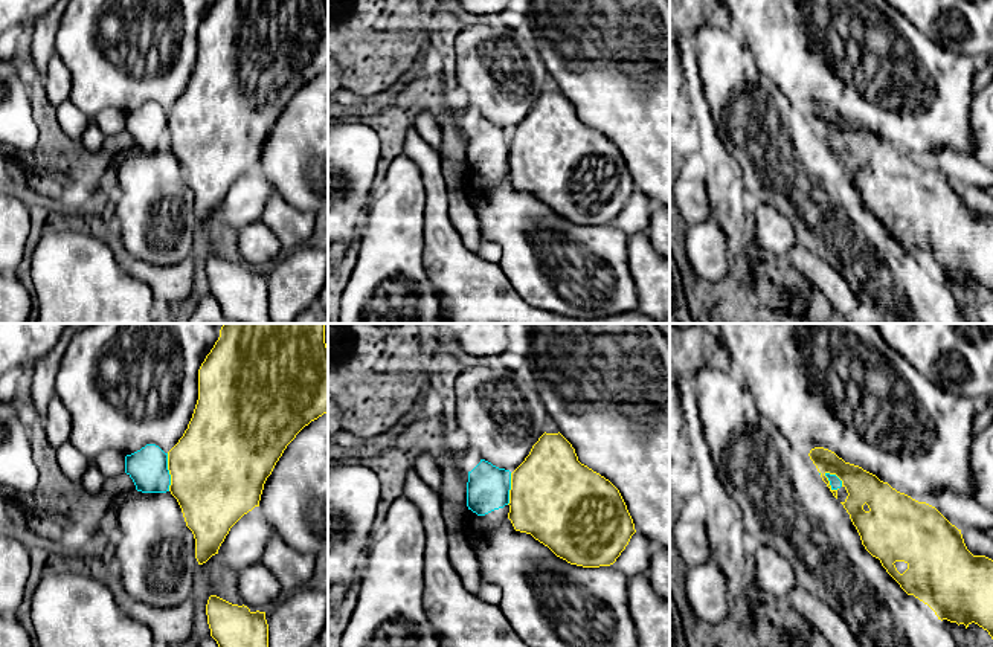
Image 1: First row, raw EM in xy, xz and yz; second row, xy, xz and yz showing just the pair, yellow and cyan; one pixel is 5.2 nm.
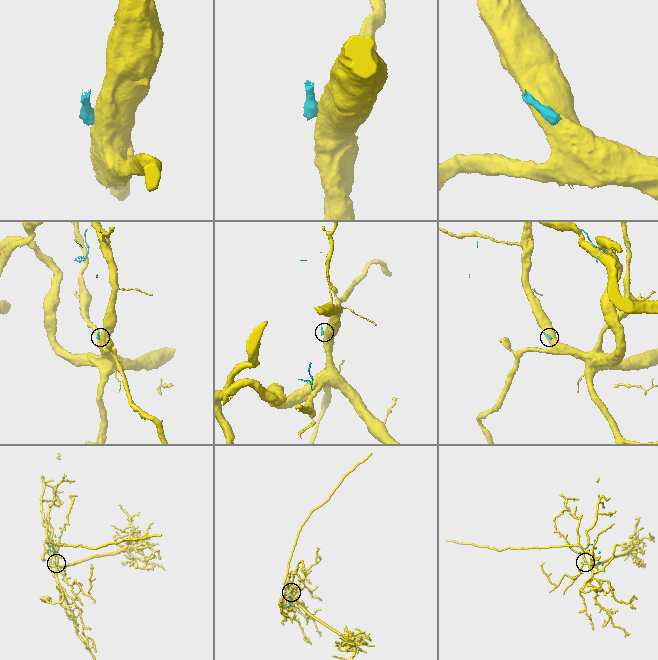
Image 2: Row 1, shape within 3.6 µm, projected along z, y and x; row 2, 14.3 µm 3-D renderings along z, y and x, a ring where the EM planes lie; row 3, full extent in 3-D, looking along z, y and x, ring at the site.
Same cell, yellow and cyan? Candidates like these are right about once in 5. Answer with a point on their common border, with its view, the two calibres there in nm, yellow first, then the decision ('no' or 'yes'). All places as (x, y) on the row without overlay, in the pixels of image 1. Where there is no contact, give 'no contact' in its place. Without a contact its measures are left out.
yz (835, 131) | 170/60 nm | no

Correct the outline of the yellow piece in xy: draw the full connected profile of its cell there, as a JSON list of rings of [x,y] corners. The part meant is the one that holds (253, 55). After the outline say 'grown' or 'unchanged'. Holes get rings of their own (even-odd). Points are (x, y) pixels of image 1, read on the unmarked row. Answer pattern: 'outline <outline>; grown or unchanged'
outline [[[215,0],[210,11],[198,27],[198,58],[192,76],[178,101],[168,110],[168,128],[171,133],[169,150],[177,157],[186,185],[195,197],[195,217],[198,223],[206,221],[212,214],[218,212],[221,201],[230,186],[255,165],[259,165],[261,153],[267,136],[272,133],[276,121],[282,114],[287,104],[296,93],[328,70],[328,5],[325,0]]]; unchanged

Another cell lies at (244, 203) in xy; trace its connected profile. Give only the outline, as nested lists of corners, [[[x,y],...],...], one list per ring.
[[[259,165],[244,172],[229,189],[218,214],[235,229],[261,221],[267,200],[276,191]]]

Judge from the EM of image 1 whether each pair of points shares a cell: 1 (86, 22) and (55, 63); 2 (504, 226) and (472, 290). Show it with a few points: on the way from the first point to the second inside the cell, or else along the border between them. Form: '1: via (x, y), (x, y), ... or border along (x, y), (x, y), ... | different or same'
1: border along (55, 51), (69, 70), (69, 92) | different
2: border along (498, 264), (519, 293) | different

